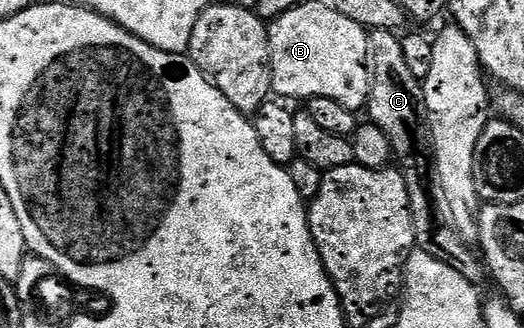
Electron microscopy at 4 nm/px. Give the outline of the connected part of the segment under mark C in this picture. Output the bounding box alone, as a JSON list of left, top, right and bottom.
[365,30,485,284]

